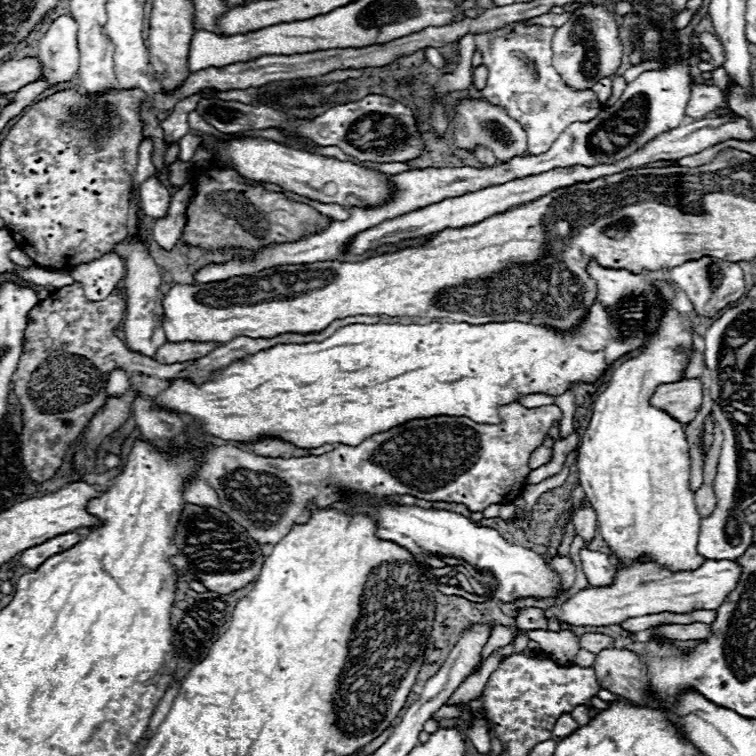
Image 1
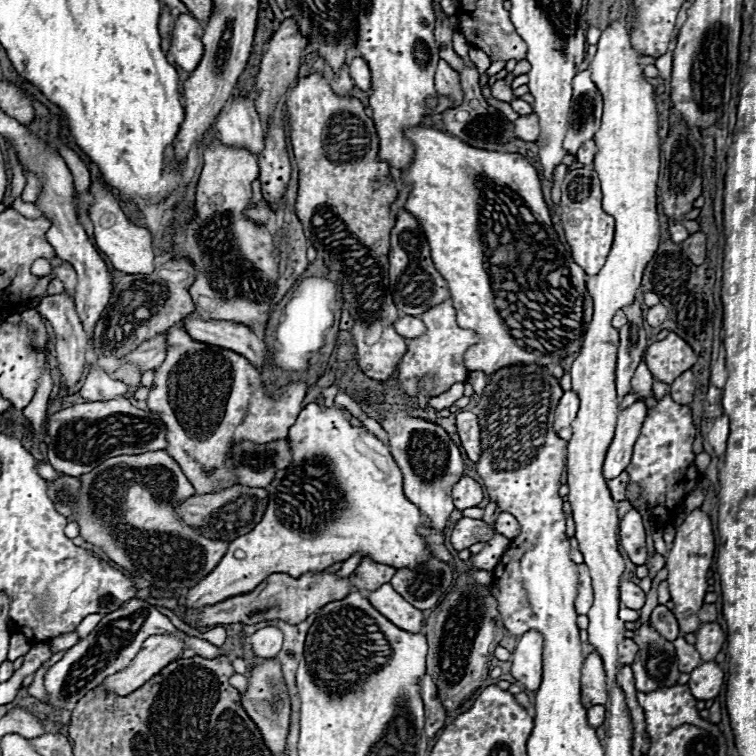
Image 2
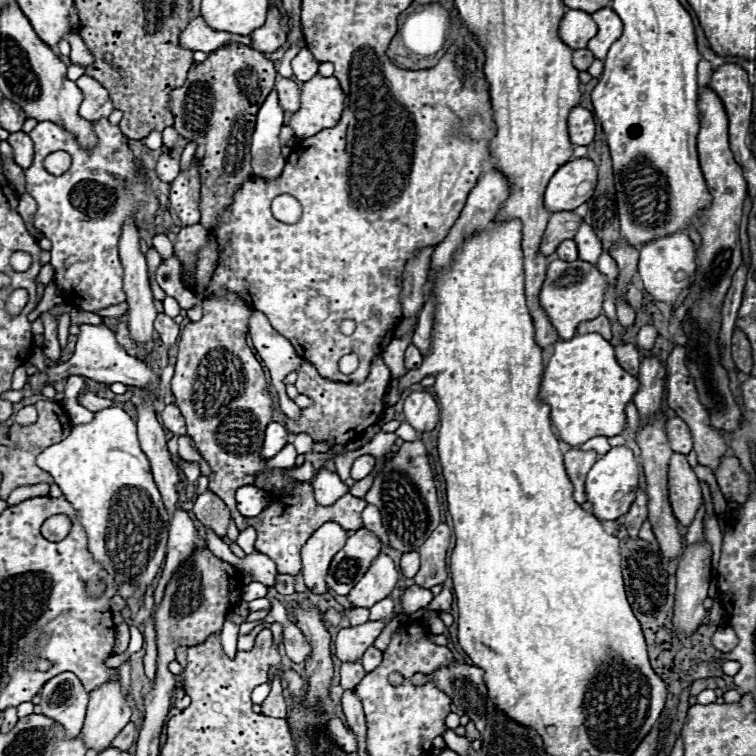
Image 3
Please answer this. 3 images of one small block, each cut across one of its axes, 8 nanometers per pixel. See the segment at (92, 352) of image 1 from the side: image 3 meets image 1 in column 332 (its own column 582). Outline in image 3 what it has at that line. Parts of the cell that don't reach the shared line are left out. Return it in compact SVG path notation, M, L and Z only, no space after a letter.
M600 314L600 316L594 318L594 320L586 320L586 322L582 322L582 324L578 326L576 332L578 332L578 334L582 334L582 332L598 332L604 340L610 340L610 338L612 338L610 322L608 322L608 318L606 318L604 314Z

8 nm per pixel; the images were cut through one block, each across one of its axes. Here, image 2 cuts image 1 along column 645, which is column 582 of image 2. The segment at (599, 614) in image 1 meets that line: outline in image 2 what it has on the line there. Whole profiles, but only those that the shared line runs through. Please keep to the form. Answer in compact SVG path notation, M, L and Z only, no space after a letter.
M584 564L578 566L580 572L580 584L578 584L578 598L576 598L576 612L578 614L588 614L592 606L592 586L590 586L590 574Z

